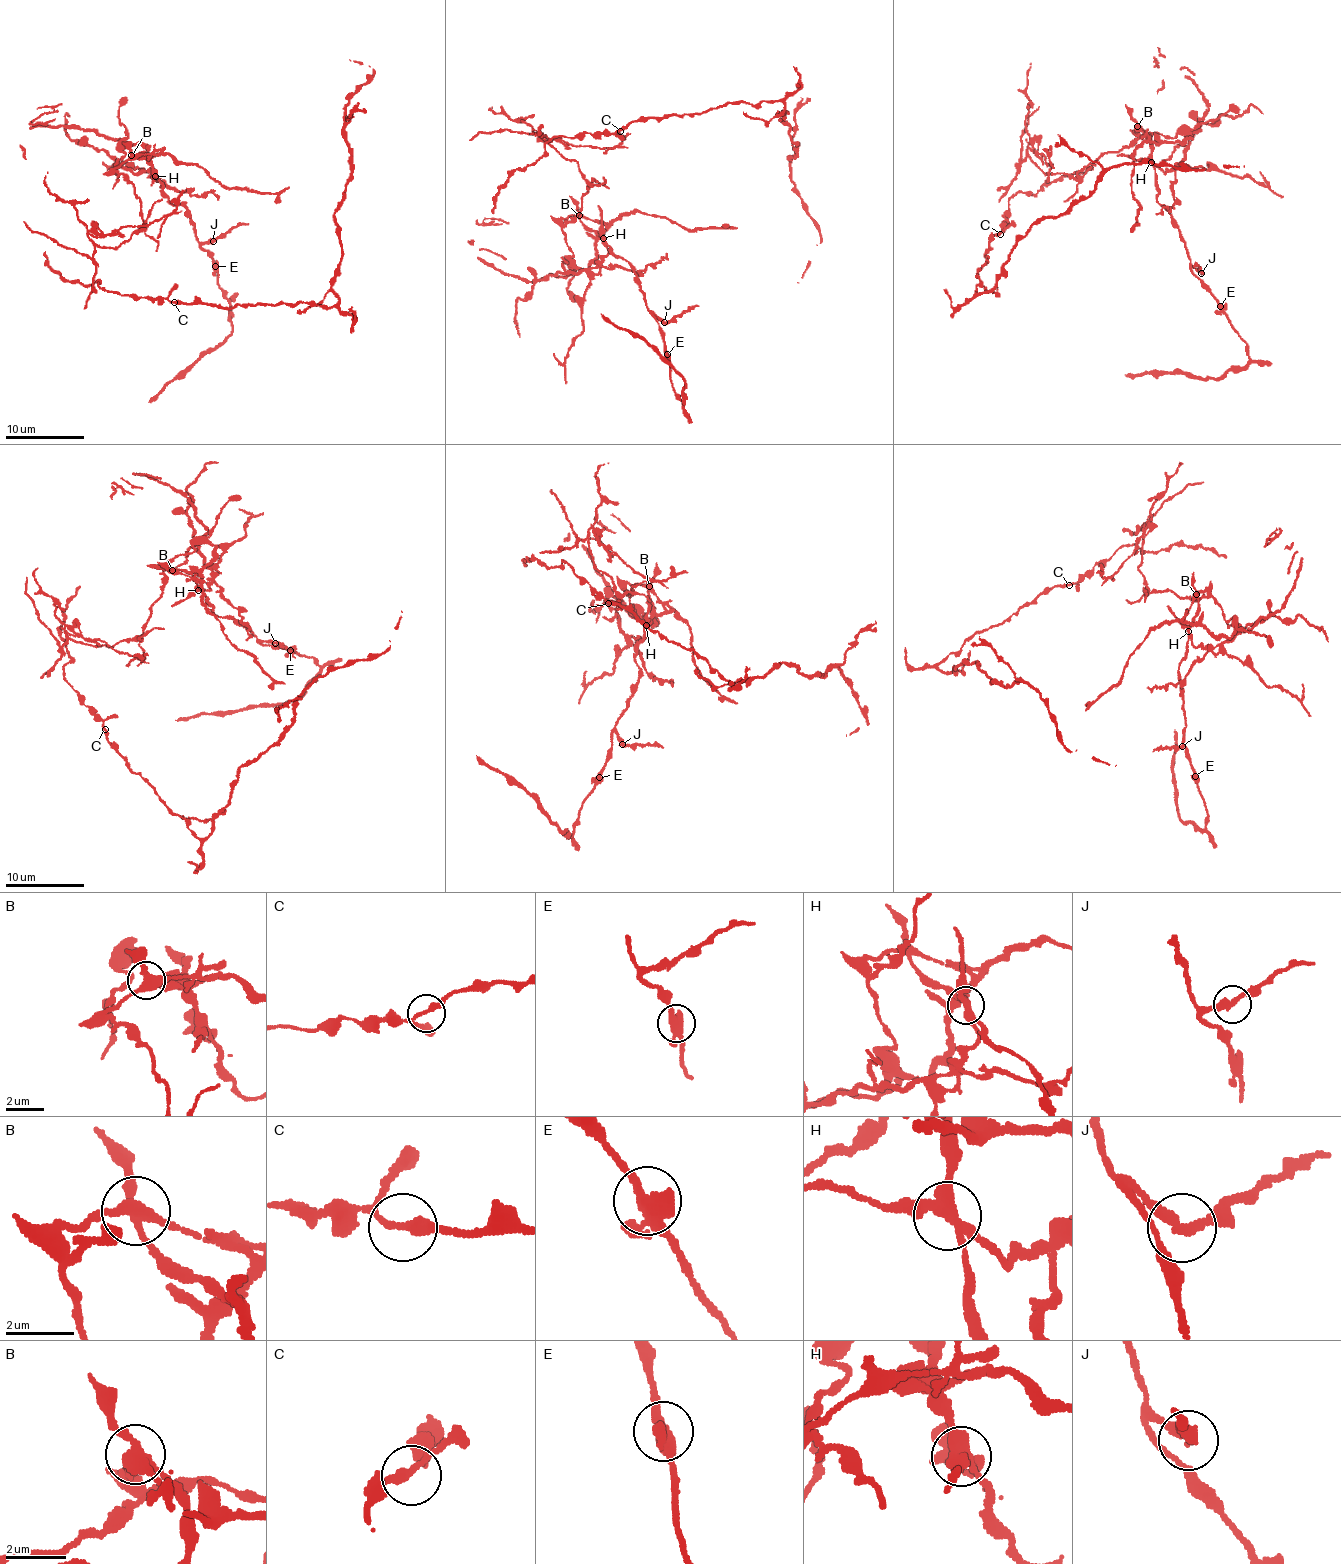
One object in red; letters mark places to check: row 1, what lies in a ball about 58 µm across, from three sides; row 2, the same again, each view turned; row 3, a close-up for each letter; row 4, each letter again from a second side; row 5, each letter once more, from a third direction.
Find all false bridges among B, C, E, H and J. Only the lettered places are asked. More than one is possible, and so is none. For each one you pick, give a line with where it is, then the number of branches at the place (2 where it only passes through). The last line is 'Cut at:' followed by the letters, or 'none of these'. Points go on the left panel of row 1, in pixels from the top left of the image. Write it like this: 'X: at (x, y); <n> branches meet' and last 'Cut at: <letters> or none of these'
B: at (131, 155); 4 branches meet
H: at (155, 176); 4 branches meet
J: at (213, 241); 2 branches meet
Cut at: B, H, J

